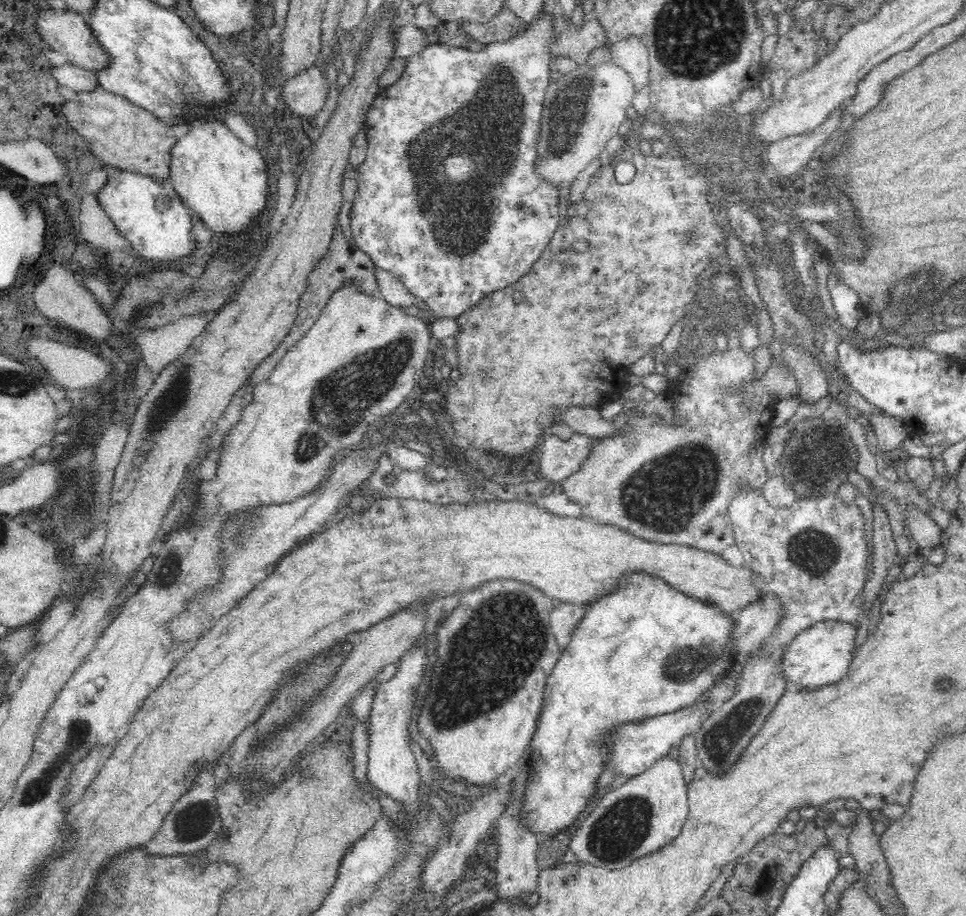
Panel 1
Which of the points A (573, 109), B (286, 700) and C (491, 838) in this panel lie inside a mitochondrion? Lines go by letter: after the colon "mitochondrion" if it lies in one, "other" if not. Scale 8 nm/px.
A: mitochondrion
B: mitochondrion
C: other

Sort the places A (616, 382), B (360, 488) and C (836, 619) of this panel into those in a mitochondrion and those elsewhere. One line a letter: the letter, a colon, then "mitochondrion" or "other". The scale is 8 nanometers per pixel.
A: other
B: other
C: other

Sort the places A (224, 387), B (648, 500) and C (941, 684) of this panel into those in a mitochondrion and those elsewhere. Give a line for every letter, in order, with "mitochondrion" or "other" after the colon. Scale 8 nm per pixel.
A: other
B: mitochondrion
C: mitochondrion

